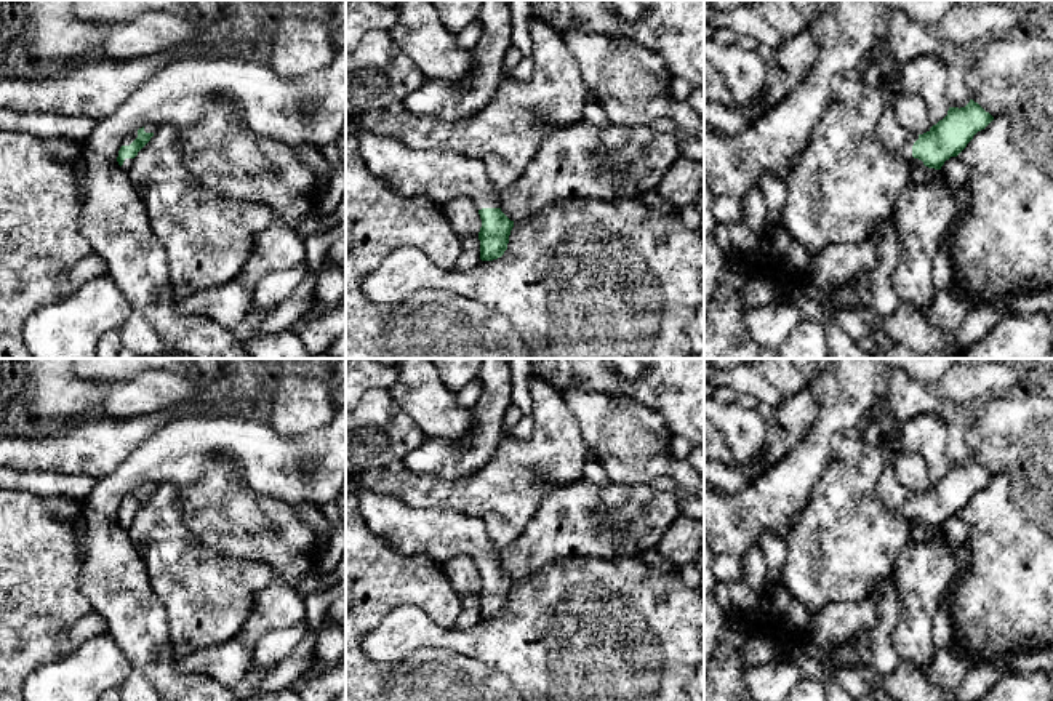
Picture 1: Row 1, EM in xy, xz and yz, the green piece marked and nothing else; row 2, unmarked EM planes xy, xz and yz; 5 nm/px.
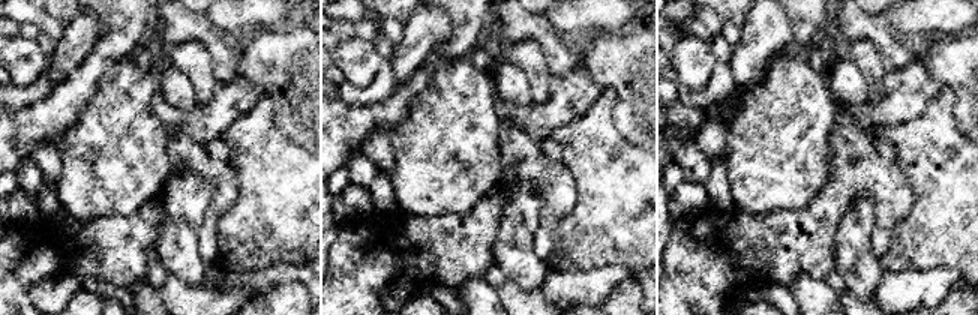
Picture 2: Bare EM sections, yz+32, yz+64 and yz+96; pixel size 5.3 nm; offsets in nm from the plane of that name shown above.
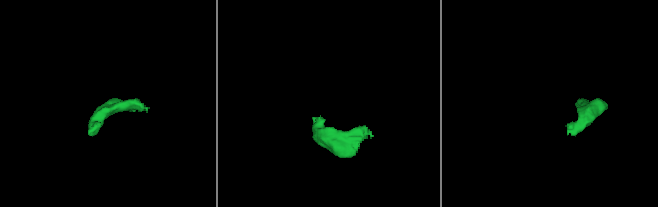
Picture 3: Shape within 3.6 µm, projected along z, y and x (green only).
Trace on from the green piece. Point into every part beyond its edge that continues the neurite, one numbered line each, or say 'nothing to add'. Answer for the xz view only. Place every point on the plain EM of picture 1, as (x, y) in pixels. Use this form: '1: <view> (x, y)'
1: xz (439, 535)

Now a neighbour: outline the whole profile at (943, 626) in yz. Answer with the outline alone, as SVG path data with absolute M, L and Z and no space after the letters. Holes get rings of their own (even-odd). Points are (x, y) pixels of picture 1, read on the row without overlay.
M939 602L933 619L931 637L936 650L947 648L954 642L954 621L951 618L951 605Z

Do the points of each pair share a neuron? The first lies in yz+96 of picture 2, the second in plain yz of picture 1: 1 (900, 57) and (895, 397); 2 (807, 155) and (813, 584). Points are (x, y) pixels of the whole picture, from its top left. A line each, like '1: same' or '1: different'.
1: same
2: same

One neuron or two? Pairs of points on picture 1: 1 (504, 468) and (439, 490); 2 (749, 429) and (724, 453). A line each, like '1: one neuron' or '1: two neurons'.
1: one neuron
2: two neurons

